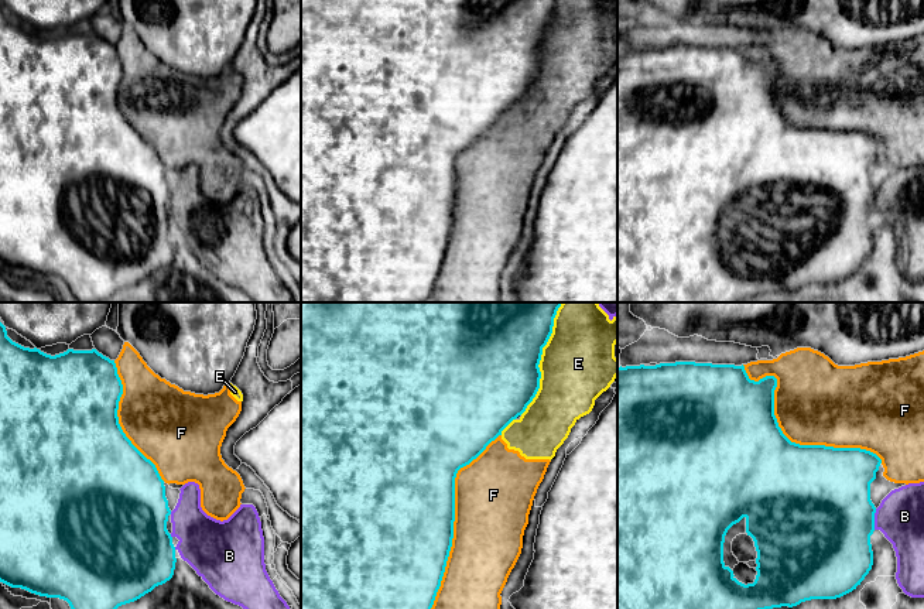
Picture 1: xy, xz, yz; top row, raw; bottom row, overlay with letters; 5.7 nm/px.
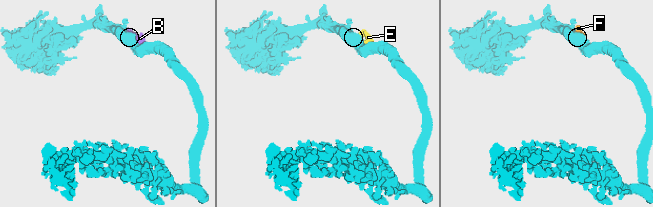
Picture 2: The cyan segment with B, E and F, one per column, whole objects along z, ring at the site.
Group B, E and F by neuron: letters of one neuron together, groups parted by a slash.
B / E F

